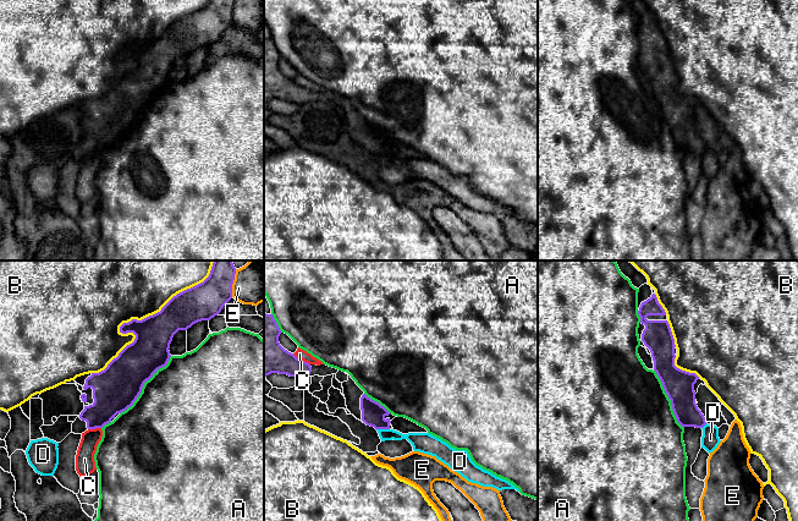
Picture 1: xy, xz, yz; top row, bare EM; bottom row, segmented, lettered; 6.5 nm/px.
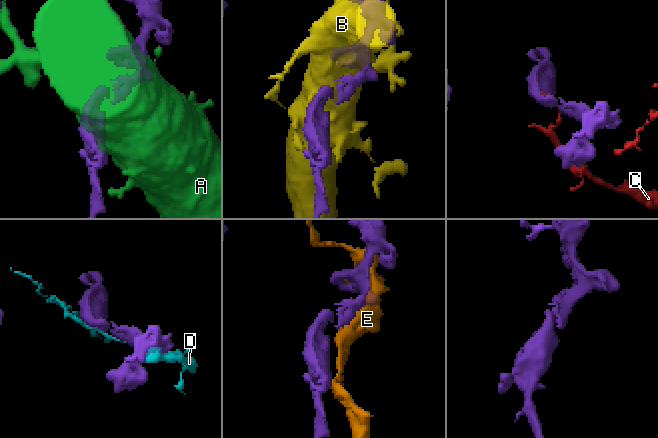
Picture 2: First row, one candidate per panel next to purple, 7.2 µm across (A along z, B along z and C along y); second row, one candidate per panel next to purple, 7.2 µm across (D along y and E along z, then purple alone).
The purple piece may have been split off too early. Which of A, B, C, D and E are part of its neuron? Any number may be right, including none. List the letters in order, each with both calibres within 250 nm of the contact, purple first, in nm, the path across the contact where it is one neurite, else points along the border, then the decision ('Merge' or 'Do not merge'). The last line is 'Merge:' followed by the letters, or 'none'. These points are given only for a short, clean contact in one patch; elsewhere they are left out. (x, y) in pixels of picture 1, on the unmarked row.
A: Thickness 300 nm (purple) against 480 nm. Do not merge
B: Thickness 260 nm (purple) against 400 nm. Do not merge
C: Thickness 260 nm (purple) against 70 nm. Do not merge
D: Thickness 160 nm (purple) against 110 nm. Do not merge
E: Thickness 240 nm (purple) against 200 nm. Do not merge
Merge: none

